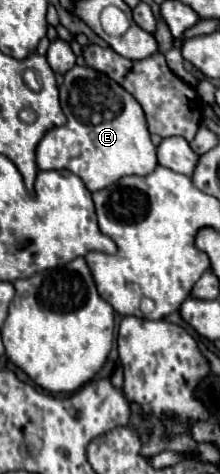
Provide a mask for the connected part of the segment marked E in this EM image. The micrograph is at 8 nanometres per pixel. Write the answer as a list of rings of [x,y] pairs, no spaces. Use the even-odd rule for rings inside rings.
[[[75,65],[63,75],[63,85],[59,87],[59,99],[61,99],[61,109],[67,117],[67,123],[61,127],[49,129],[45,137],[39,141],[37,151],[35,151],[39,169],[43,171],[45,169],[67,169],[75,173],[89,191],[99,191],[115,183],[119,177],[149,175],[157,167],[155,145],[151,143],[141,105],[135,101],[131,93],[127,93],[119,83],[109,79],[105,73],[95,71],[87,65]]]

